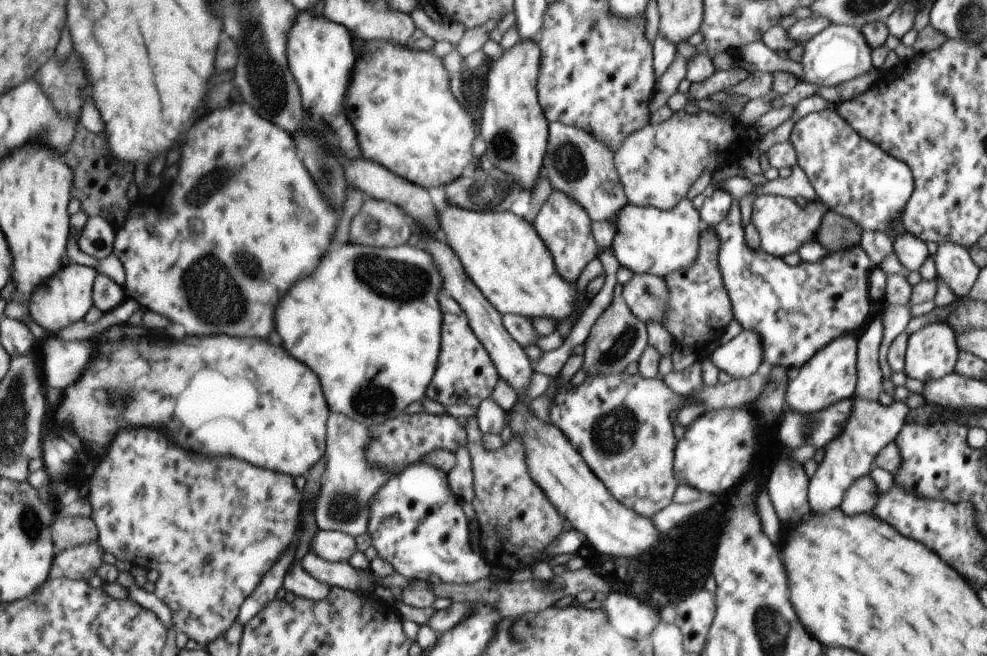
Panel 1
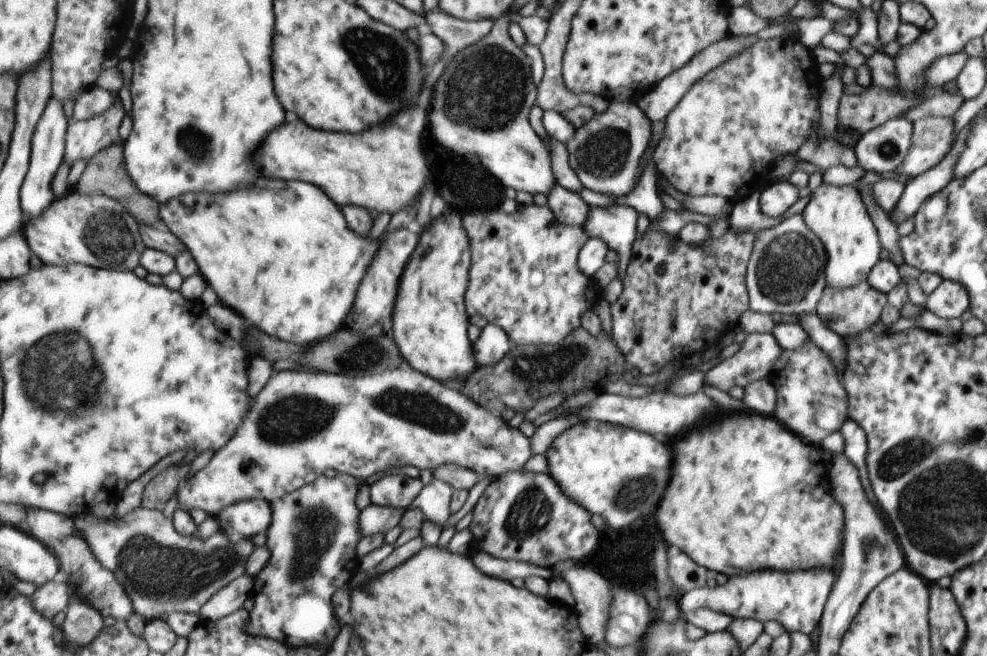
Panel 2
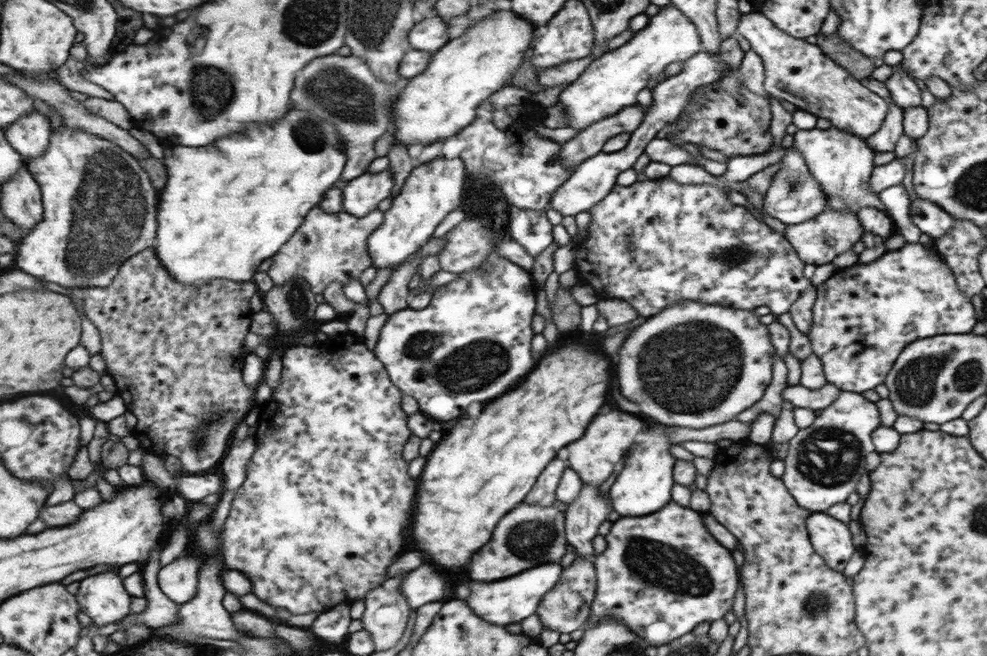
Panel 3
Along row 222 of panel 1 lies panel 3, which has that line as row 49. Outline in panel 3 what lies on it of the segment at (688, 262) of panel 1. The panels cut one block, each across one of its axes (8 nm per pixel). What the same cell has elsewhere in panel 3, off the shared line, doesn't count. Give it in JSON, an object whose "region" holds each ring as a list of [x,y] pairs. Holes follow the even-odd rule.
{"region":[[[672,4],[661,7],[658,13],[649,18],[646,28],[636,31],[624,45],[593,60],[584,72],[559,94],[558,104],[561,104],[564,109],[568,119],[568,128],[582,131],[600,120],[620,114],[626,107],[637,105],[637,92],[646,88],[649,82],[660,75],[670,62],[687,61],[702,50],[704,50],[704,45],[701,43],[701,35],[693,21],[690,21],[681,9],[677,9]]]}

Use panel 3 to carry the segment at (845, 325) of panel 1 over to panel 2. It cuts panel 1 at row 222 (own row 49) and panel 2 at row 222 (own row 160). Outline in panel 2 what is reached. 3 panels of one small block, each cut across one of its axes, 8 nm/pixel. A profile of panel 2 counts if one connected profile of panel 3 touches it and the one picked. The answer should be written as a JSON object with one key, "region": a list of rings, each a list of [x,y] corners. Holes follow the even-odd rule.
{"region":[[[625,205],[591,206],[583,228],[589,238],[603,240],[609,249],[619,254],[617,275],[623,280],[631,259],[631,249],[637,236],[639,212]]]}

